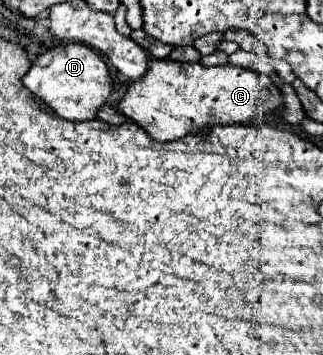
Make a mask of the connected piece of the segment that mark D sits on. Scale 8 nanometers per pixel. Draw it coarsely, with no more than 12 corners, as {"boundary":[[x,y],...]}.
{"boundary":[[82,43],[38,55],[22,85],[58,117],[94,119],[112,93]]}

